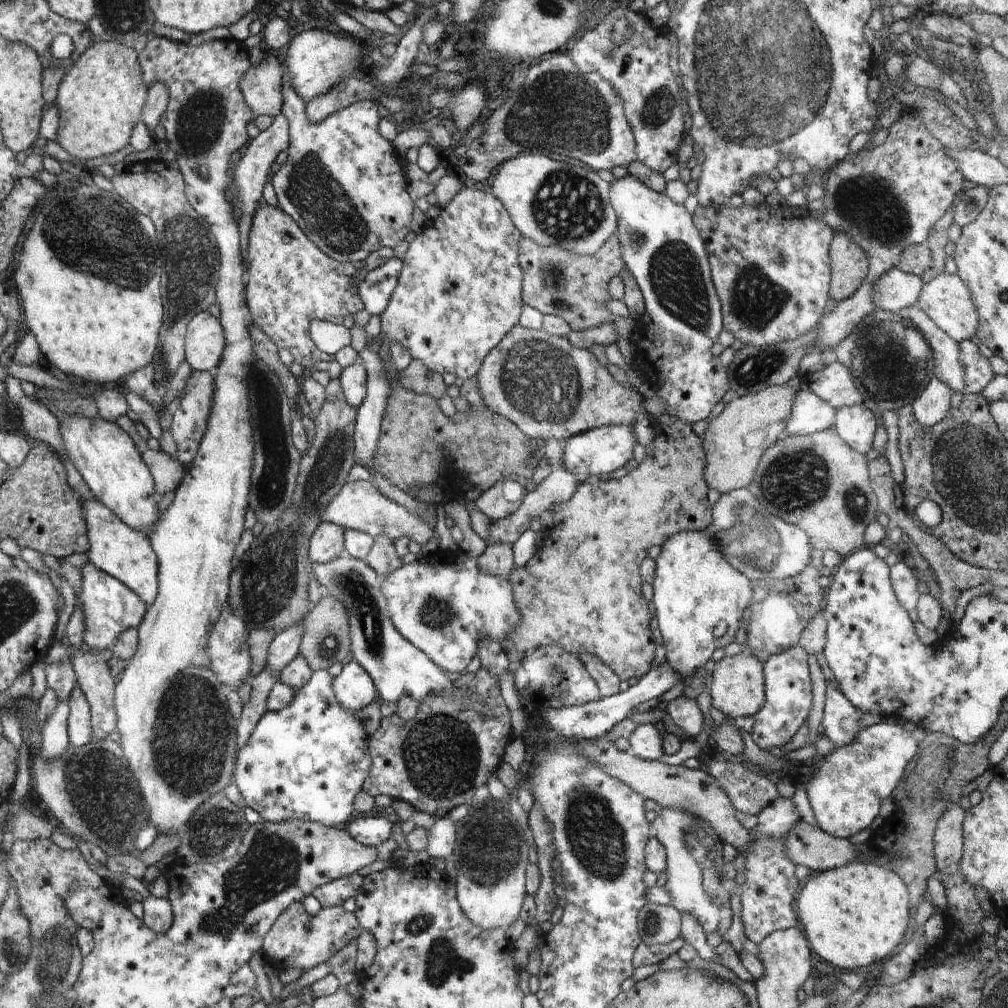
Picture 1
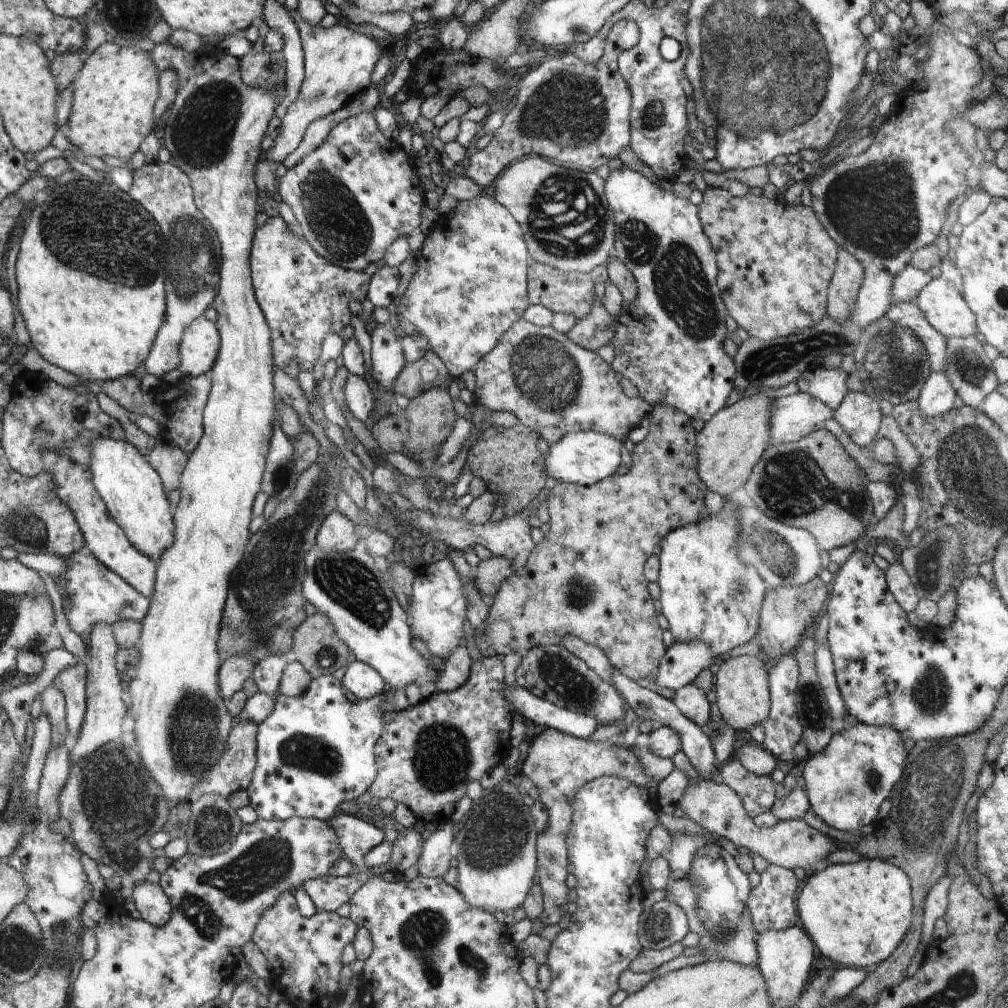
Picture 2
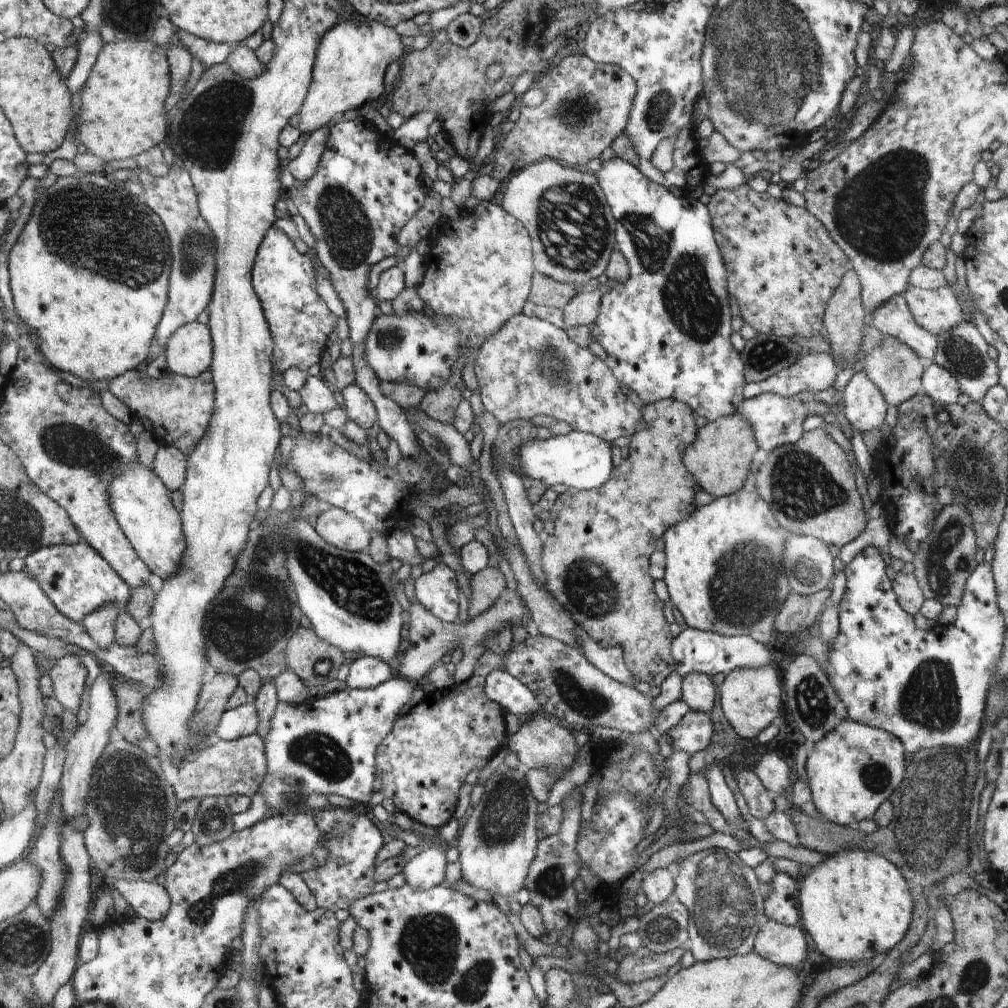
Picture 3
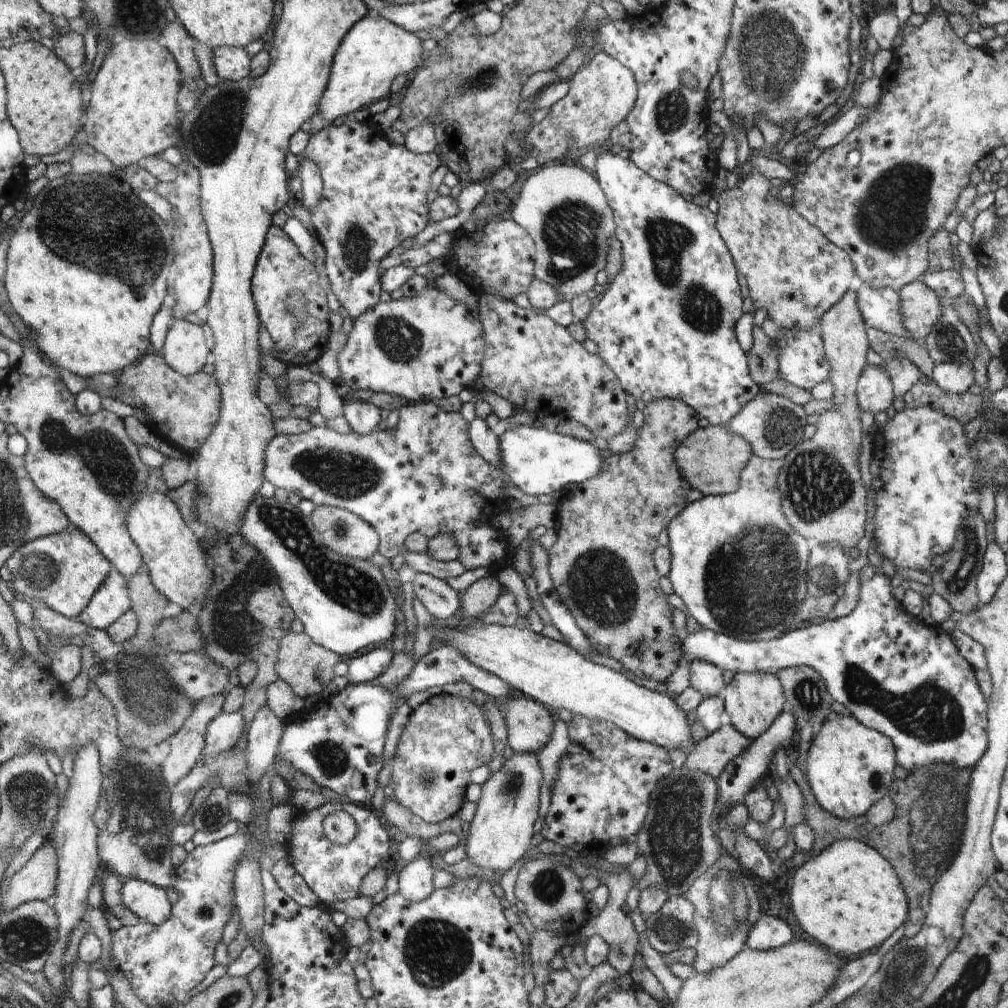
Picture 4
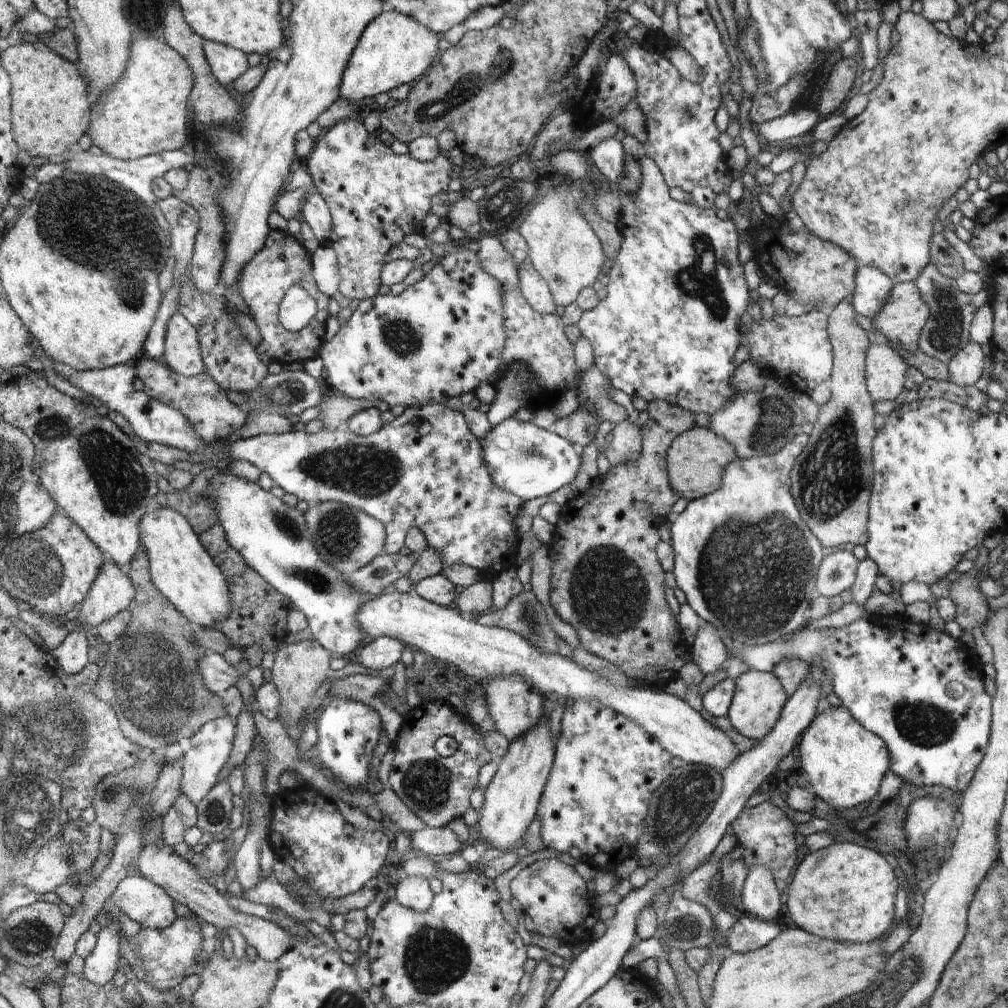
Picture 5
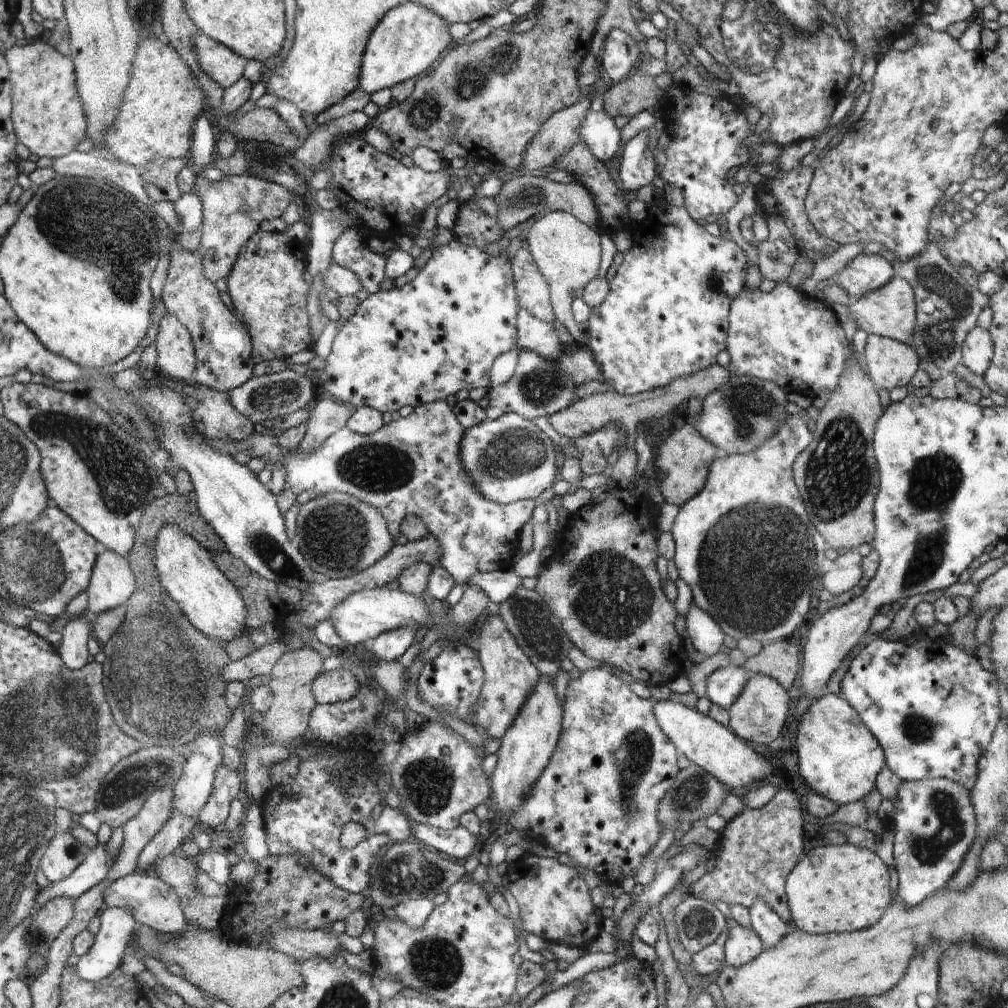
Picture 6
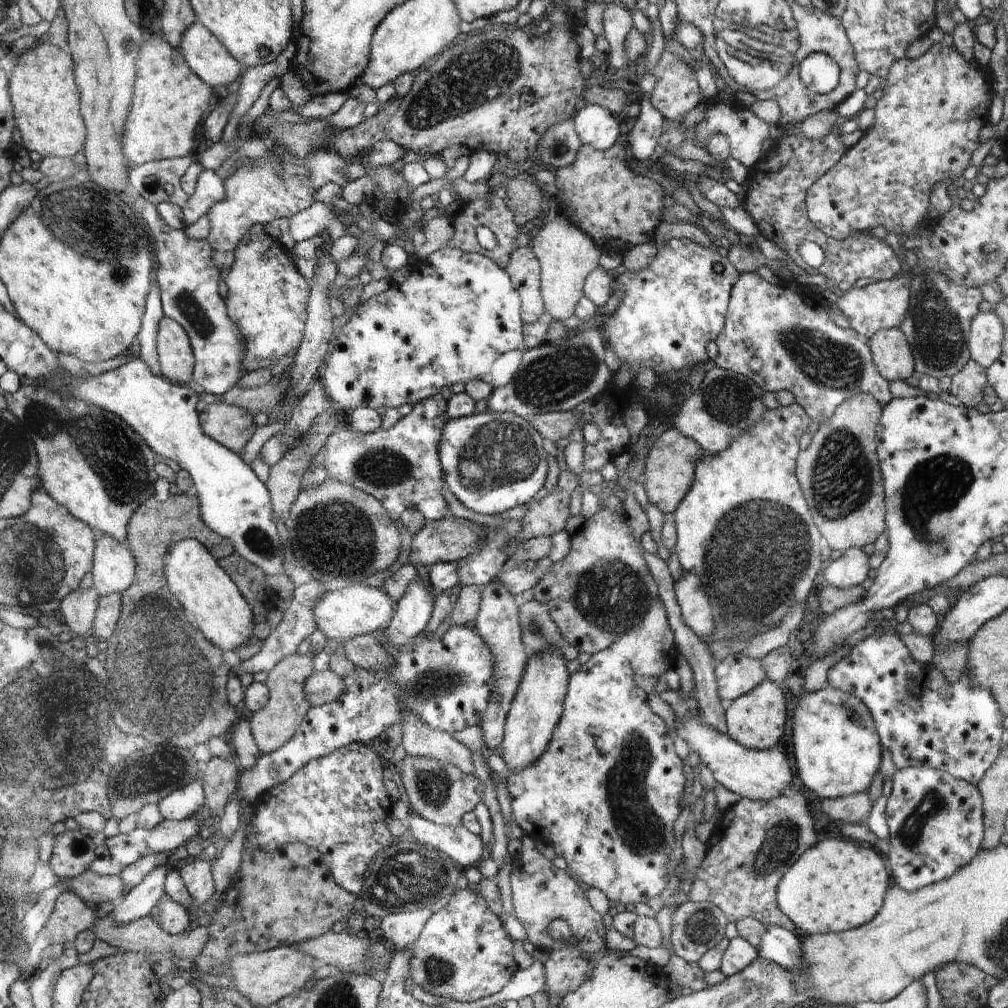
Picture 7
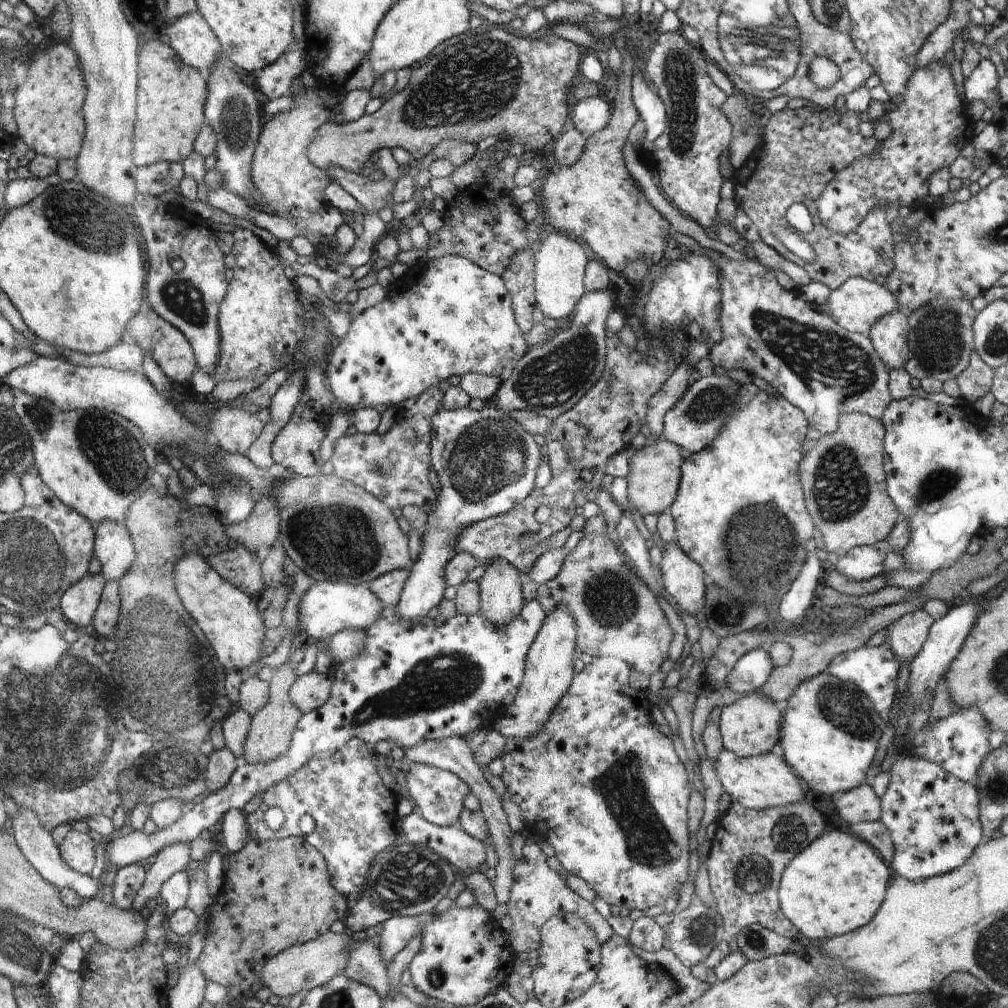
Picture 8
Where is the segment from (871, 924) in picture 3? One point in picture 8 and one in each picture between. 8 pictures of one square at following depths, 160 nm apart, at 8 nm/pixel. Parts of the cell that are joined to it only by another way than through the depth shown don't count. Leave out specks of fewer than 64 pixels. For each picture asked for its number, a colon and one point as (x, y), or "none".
4: (848, 896)
5: (845, 893)
6: (837, 889)
7: (835, 886)
8: (836, 885)

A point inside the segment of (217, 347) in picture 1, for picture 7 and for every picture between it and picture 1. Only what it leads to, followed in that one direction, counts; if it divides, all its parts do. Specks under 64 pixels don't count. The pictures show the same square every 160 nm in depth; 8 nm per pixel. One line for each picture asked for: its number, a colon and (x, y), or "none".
2: (198, 350)
3: (189, 352)
4: (184, 349)
5: (183, 354)
6: (176, 360)
7: (174, 350)

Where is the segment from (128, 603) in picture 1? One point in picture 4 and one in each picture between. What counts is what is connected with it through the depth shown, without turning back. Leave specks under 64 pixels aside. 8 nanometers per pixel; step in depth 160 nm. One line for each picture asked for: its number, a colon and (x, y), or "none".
2: (95, 594)
3: (78, 579)
4: (64, 570)

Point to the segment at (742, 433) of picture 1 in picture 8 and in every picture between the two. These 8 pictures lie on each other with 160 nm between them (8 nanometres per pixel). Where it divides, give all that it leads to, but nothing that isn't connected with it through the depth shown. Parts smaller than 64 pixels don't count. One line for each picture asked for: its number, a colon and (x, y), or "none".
2: (729, 445)
3: (720, 458)
4: (711, 458)
5: (697, 459)
6: (685, 458)
7: (669, 471)
8: (655, 470)

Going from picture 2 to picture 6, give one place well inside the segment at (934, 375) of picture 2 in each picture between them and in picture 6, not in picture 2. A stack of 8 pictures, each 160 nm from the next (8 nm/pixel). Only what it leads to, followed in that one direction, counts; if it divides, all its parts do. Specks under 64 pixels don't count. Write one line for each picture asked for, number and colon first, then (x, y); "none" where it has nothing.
3: (938, 383)
4: (956, 378)
5: (970, 364)
6: (977, 351)

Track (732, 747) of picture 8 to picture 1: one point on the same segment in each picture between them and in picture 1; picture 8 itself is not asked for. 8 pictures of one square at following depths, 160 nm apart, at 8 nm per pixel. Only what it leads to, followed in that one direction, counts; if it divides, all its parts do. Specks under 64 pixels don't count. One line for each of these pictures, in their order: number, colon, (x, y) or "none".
1: (737, 688)
2: (743, 694)
3: (750, 698)
4: (753, 701)
5: (758, 701)
6: (758, 714)
7: (756, 720)

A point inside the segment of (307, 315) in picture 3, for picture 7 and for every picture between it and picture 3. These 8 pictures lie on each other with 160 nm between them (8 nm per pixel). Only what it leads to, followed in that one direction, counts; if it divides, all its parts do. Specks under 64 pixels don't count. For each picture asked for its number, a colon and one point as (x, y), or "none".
4: (282, 268)
5: (282, 263)
6: (266, 286)
7: (267, 296)

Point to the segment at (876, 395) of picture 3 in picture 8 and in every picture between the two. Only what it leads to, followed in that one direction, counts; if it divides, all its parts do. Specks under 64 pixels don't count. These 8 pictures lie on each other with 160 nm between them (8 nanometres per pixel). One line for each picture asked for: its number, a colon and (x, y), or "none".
4: (875, 393)
5: (885, 370)
6: (891, 364)
7: (893, 360)
8: (889, 334)

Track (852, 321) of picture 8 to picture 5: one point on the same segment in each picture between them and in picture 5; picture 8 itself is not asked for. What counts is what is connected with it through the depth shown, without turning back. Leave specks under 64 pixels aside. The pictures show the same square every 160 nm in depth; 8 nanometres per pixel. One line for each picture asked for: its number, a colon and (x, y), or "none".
5: (900, 320)
6: (890, 311)
7: (869, 307)

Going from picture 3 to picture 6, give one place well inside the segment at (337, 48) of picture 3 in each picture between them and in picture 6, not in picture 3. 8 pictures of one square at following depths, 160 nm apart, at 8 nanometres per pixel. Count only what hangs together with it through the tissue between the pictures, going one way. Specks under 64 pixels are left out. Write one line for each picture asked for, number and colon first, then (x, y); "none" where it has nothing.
4: (375, 51)
5: (395, 49)
6: (410, 37)

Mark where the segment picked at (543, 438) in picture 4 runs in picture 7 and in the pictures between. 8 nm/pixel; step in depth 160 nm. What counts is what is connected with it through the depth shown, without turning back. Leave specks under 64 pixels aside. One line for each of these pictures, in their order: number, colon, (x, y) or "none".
5: (530, 462)
6: (493, 453)
7: (493, 462)

